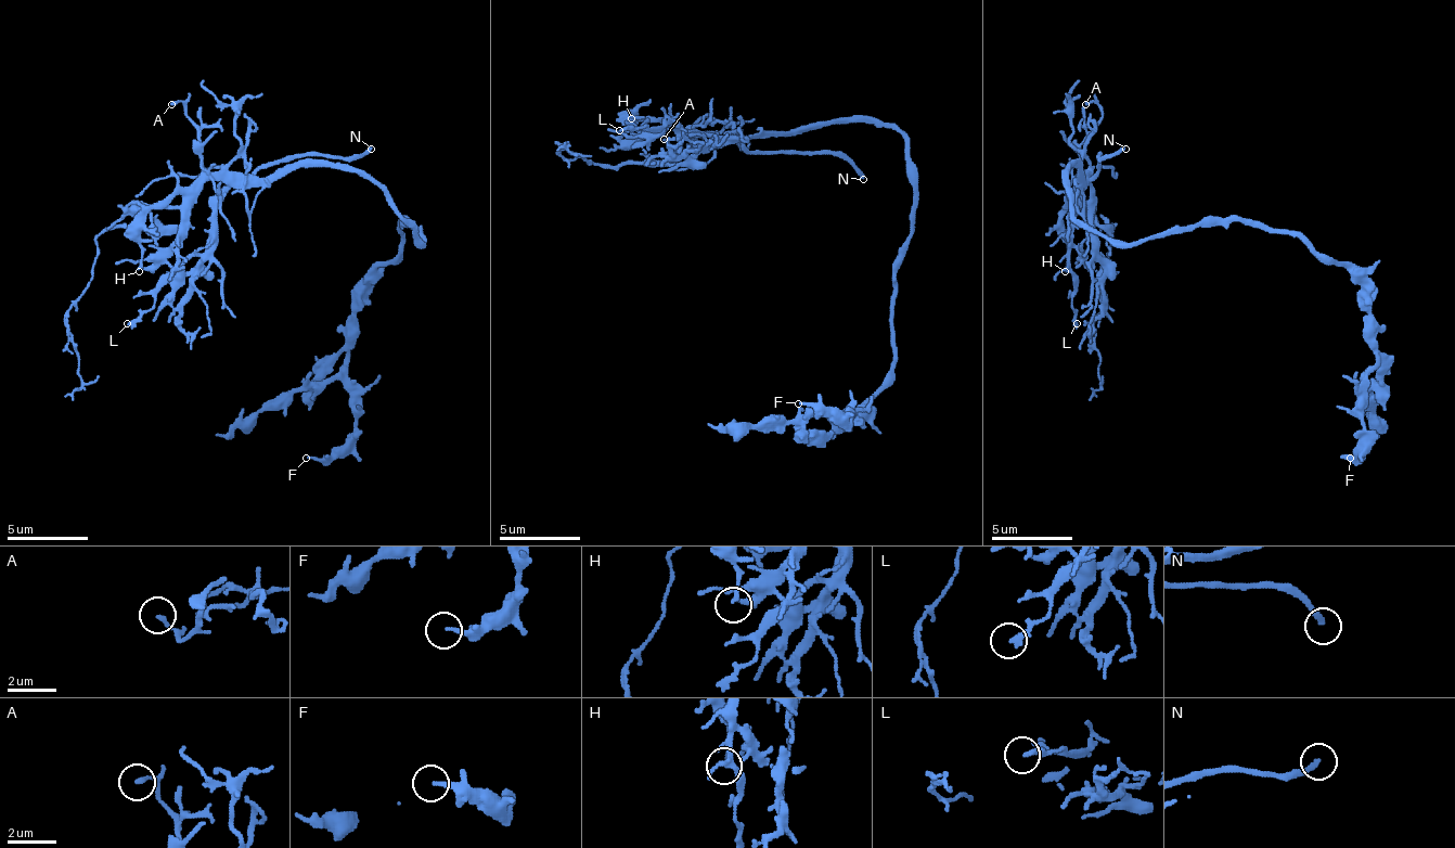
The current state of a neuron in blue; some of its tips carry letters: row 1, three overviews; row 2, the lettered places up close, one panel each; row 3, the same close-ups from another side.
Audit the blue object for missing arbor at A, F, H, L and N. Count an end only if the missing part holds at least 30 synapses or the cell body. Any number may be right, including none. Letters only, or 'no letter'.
N

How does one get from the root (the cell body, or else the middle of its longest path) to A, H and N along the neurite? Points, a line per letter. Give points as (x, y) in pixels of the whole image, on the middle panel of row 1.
A: (896, 130), (871, 123), (822, 123), (757, 139), (700, 139), (692, 135), (692, 142), (680, 155), (664, 139)
H: (896, 130), (822, 123), (786, 135), (712, 139), (631, 118)
N: (896, 130), (871, 123), (822, 123), (745, 142), (749, 151), (838, 155), (863, 179)

